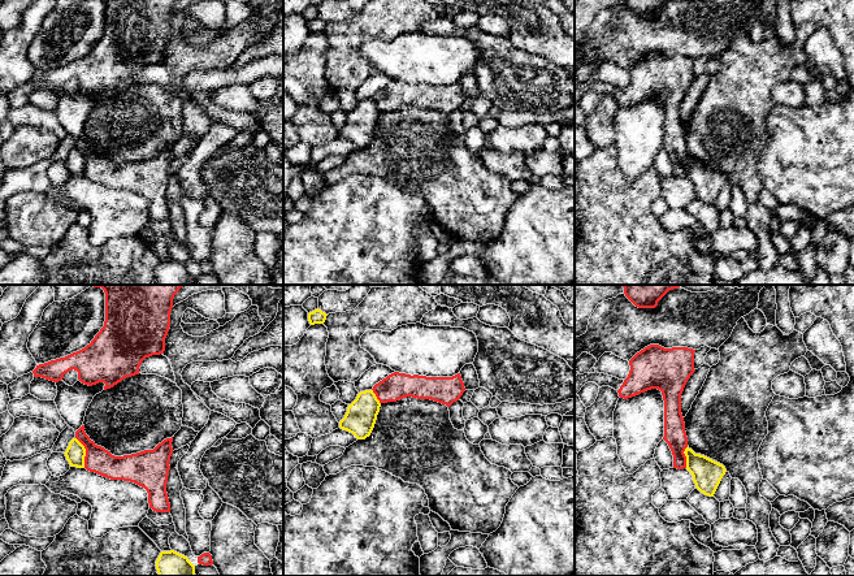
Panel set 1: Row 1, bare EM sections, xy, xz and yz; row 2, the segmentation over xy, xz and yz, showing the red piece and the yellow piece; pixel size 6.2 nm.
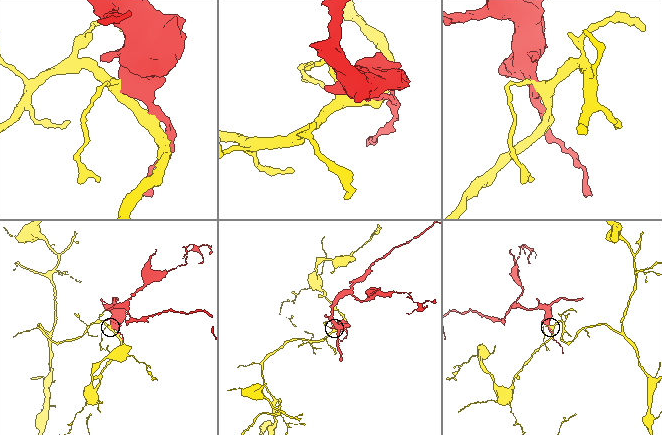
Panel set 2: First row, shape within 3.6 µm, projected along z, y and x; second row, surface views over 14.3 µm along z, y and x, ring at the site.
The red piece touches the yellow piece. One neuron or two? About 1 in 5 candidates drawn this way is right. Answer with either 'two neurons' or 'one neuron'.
two neurons

